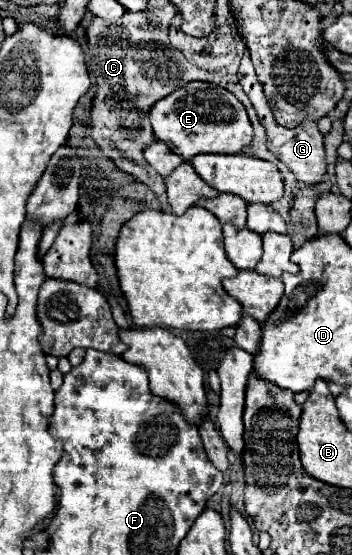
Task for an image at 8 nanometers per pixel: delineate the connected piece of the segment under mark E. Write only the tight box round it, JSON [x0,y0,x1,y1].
[150,82,254,160]

